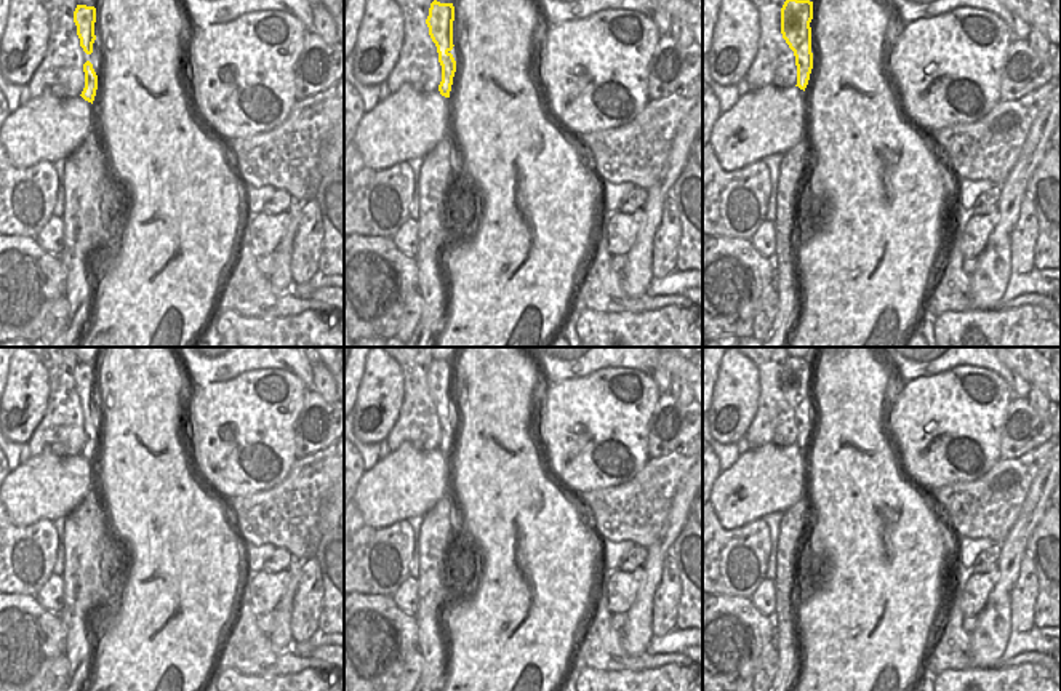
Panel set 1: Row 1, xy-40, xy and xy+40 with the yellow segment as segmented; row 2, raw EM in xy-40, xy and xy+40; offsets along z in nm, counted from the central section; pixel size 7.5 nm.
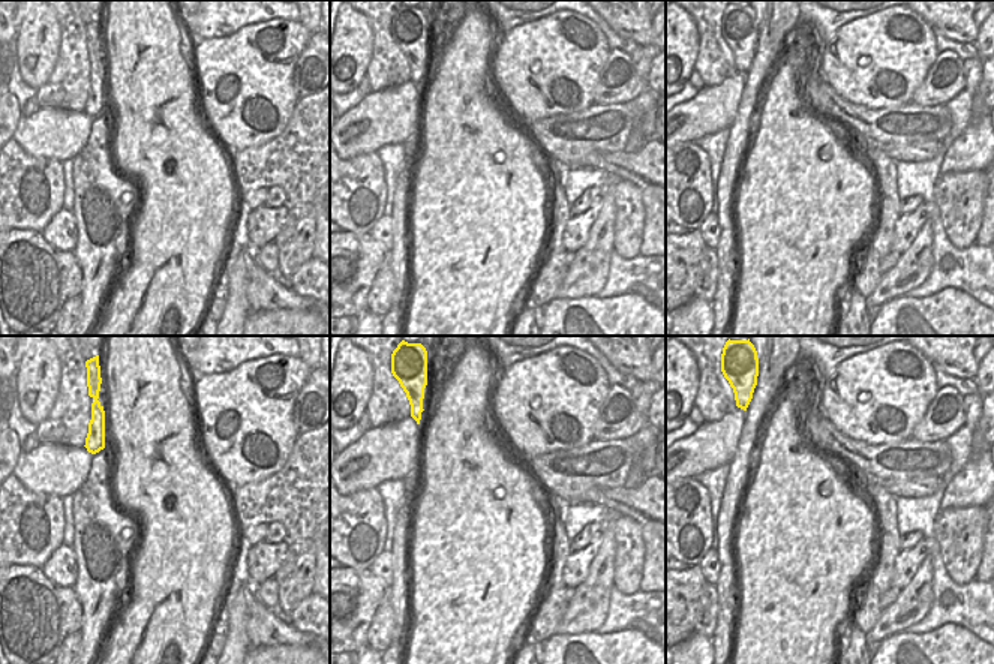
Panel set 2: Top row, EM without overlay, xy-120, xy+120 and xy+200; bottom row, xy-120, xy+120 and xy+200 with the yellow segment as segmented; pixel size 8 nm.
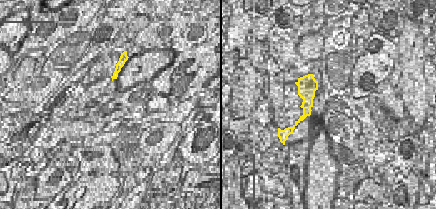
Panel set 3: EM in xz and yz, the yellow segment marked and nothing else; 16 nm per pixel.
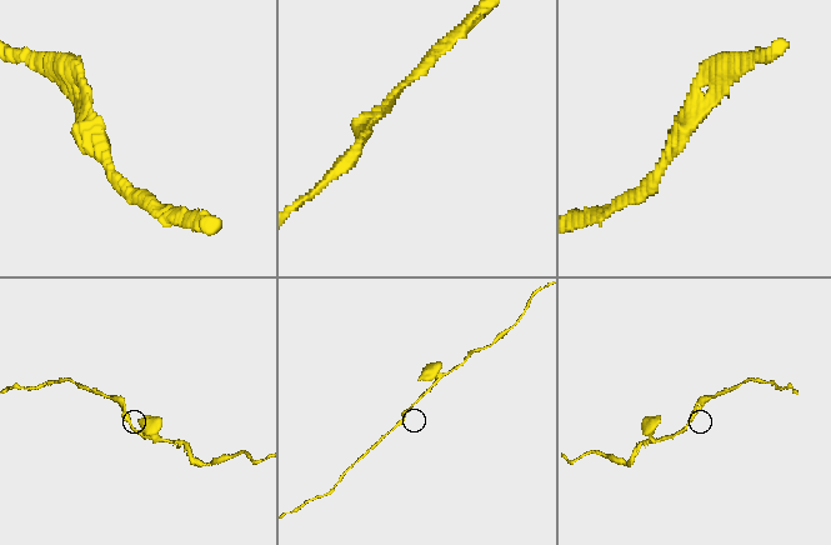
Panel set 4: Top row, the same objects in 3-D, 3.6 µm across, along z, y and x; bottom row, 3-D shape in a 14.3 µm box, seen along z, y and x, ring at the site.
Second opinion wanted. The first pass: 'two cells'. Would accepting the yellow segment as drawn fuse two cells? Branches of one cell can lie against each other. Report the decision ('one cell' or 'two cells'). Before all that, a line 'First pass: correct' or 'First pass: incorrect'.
First pass: incorrect
one cell

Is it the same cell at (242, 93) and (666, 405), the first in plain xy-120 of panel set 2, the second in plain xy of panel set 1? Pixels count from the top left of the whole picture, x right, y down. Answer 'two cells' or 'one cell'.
two cells

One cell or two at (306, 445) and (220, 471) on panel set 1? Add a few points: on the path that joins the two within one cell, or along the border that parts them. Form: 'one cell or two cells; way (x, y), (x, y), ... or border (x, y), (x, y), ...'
two cells; border (301, 411), (295, 423), (295, 458)

